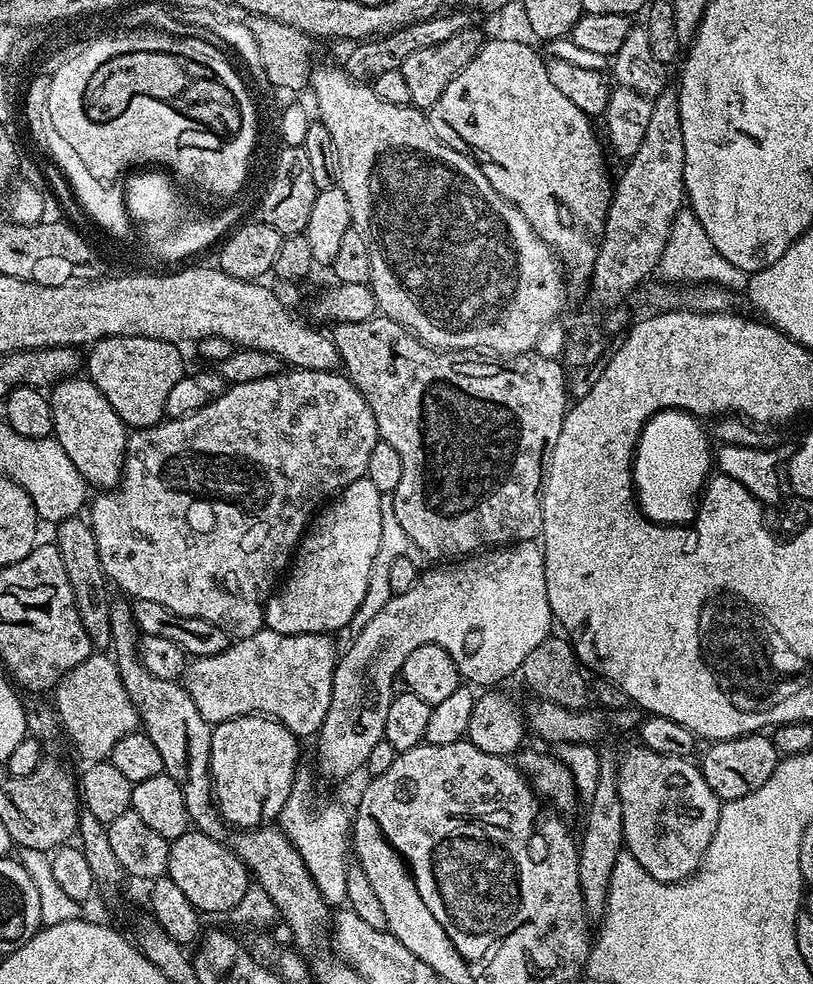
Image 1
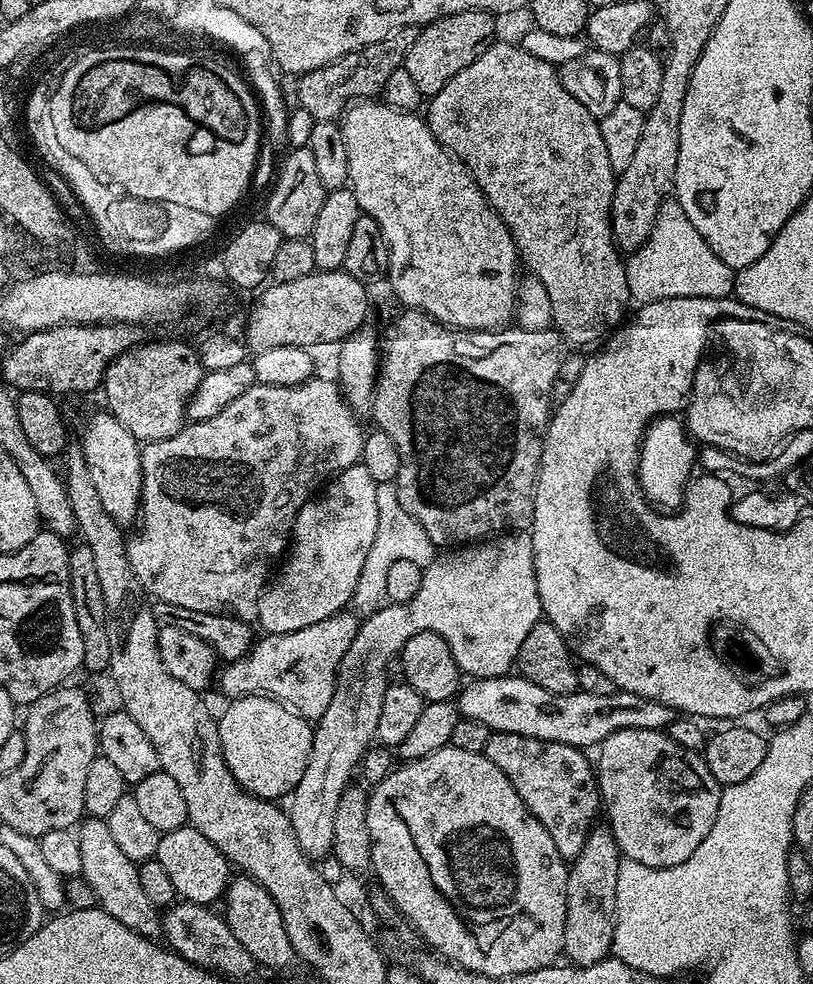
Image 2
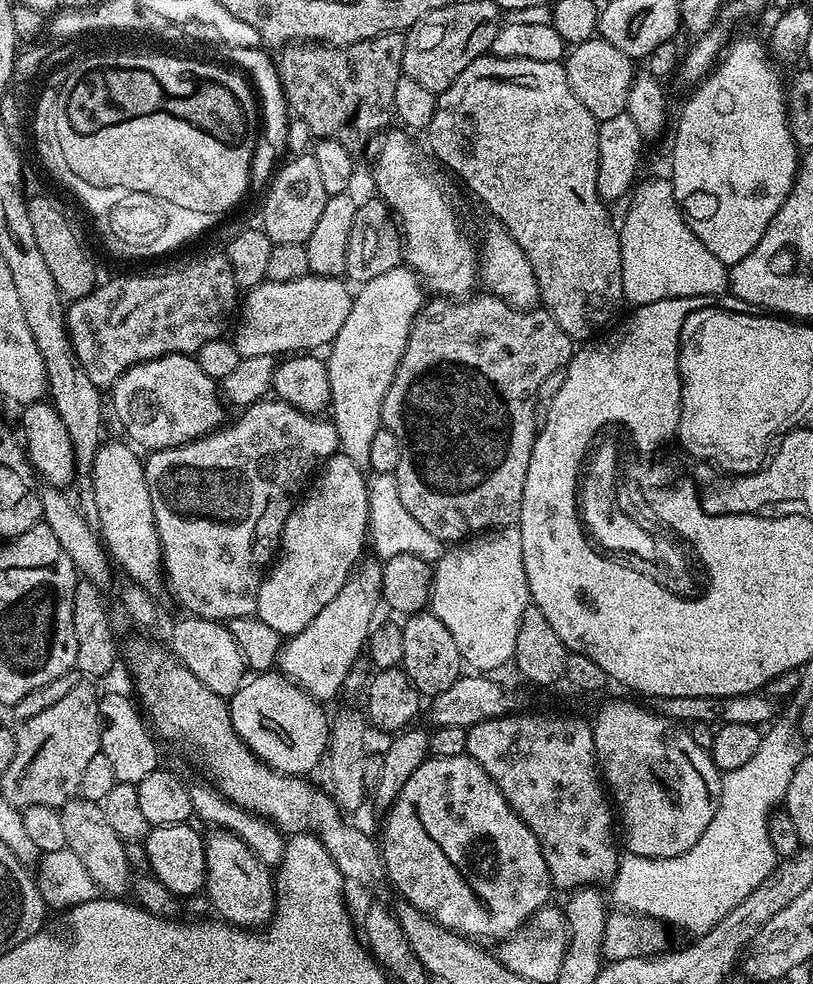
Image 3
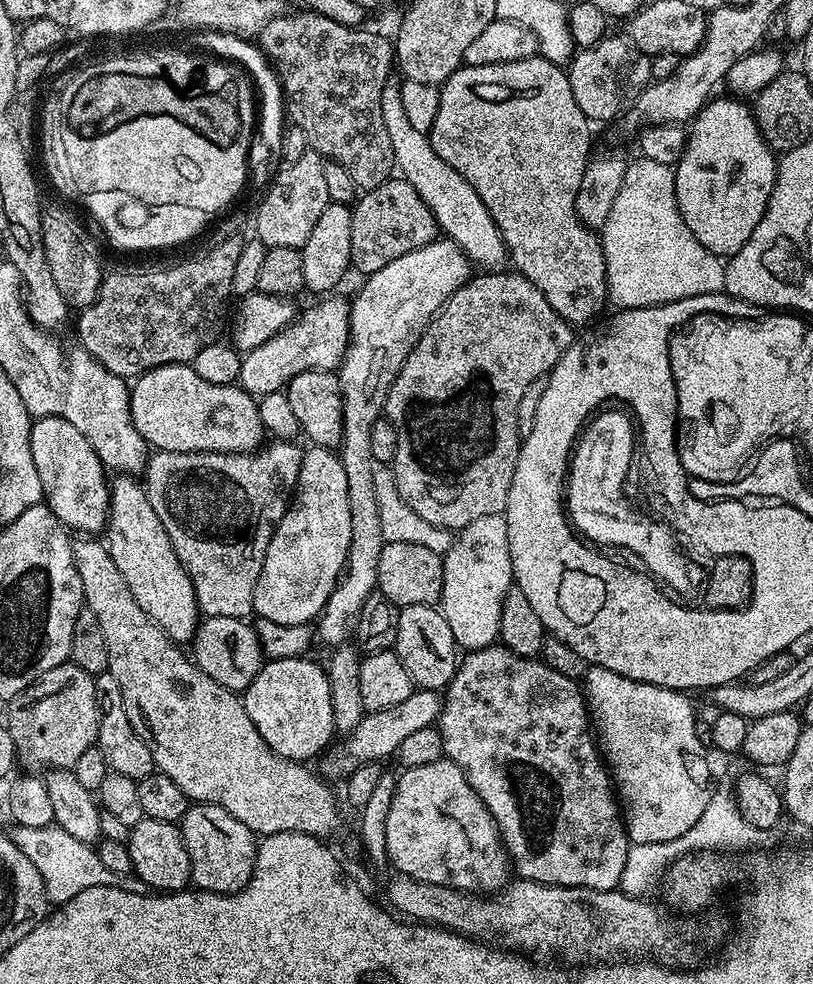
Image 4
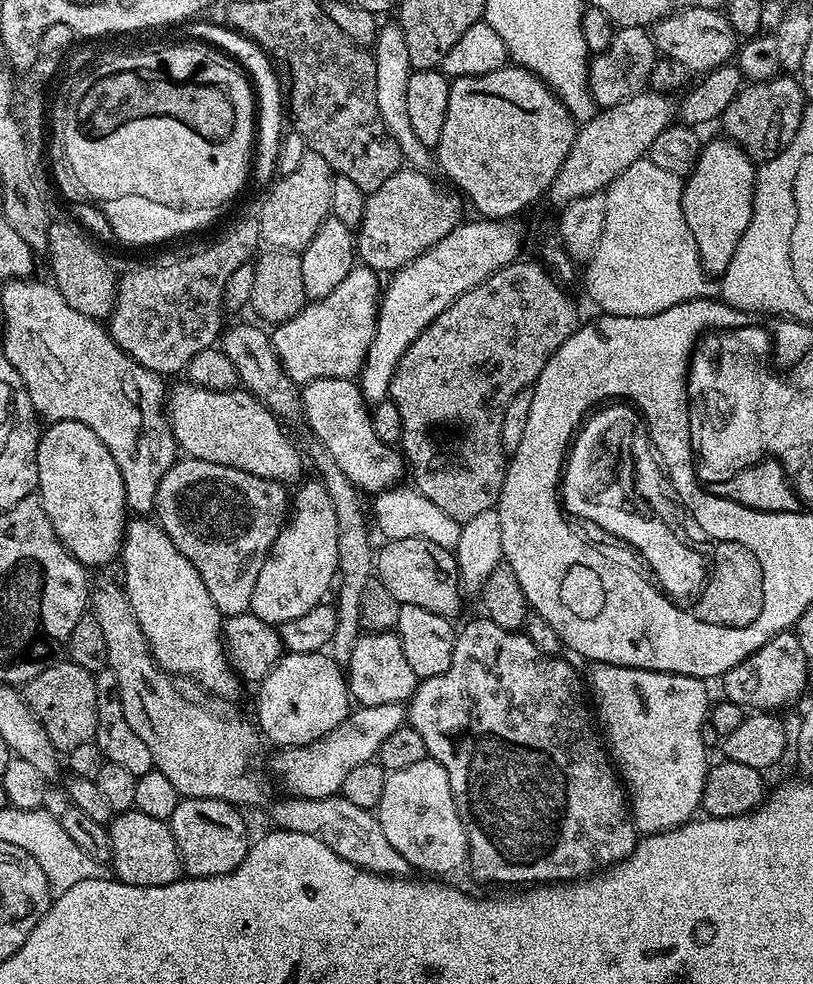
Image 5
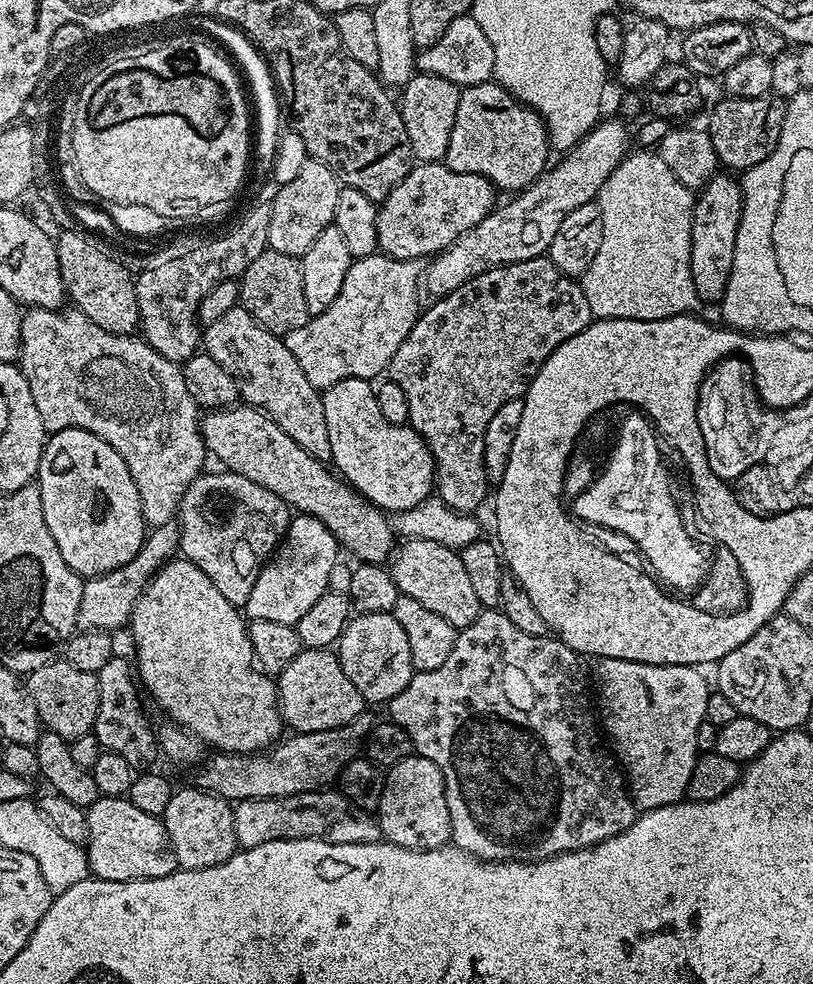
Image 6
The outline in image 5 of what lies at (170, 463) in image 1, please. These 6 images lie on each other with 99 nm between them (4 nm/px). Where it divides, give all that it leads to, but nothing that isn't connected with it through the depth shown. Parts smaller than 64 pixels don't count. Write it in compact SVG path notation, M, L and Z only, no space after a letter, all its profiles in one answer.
M191 458L177 459L170 470L162 474L154 509L160 527L170 538L170 542L174 542L176 549L192 563L194 570L198 570L202 582L206 582L206 590L210 590L210 598L214 598L214 606L218 606L221 617L224 618L251 609L258 570L262 570L289 511L290 492L285 485L246 474L246 470L234 470L230 466L218 466L214 462Z

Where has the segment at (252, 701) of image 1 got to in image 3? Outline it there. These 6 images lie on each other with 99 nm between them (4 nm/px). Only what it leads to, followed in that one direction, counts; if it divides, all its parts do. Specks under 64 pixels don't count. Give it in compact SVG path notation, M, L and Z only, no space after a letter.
M361 559L352 569L348 580L318 610L318 614L301 632L287 637L283 641L278 657L278 668L293 684L313 696L315 700L329 702L348 683L348 676L357 667L356 659L365 651L370 640L368 631L372 628L372 619L376 616L376 607L382 604L382 570L379 559Z

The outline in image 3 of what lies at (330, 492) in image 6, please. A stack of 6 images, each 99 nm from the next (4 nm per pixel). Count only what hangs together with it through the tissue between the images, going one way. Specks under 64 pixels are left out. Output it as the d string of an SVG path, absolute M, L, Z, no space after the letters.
M170 354L135 364L116 379L111 392L112 408L128 431L127 439L144 450L188 444L215 432L226 420L226 404L218 393L217 381L202 374L202 366L192 354Z

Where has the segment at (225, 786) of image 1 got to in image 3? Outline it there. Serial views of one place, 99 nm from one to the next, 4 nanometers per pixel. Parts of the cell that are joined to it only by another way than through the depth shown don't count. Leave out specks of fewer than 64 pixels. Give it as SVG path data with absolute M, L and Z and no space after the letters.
M279 671L261 672L245 679L244 685L228 700L228 709L234 730L238 738L275 772L284 772L288 776L307 777L316 767L321 767L322 757L327 753L329 742L329 713L324 713L325 705L313 696L302 691L287 676Z

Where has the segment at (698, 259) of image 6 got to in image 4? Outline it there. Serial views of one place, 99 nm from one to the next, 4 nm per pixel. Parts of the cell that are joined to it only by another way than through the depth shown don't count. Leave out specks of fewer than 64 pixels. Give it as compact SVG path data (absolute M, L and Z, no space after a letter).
M727 99L709 100L695 120L691 121L684 153L674 165L678 210L686 226L690 226L690 234L694 234L694 238L698 238L706 250L721 258L731 258L738 254L738 250L742 250L742 246L746 246L746 242L750 242L754 226L758 226L758 222L762 222L762 214L766 214L766 206L774 190L778 163L777 153L772 151L760 133L753 109L749 105L747 108L743 99Z

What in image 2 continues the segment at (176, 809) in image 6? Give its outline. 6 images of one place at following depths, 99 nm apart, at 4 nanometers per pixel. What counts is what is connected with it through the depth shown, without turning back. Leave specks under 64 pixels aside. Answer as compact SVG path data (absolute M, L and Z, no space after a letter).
M243 874L229 879L228 890L222 897L222 904L228 909L223 909L224 920L234 930L234 938L246 946L257 965L268 968L284 968L287 964L297 963L298 957L292 944L288 941L286 926L282 922L282 914L278 914L278 902L265 888L253 880L251 876Z

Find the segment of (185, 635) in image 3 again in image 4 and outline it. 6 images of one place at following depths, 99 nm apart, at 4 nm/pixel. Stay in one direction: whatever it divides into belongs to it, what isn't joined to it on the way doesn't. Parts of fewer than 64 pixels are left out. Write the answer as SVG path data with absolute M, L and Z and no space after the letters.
M204 616L190 644L190 656L195 664L206 674L210 674L214 682L237 694L243 693L244 689L250 686L250 682L254 682L260 667L266 662L255 627L248 623L247 619Z

